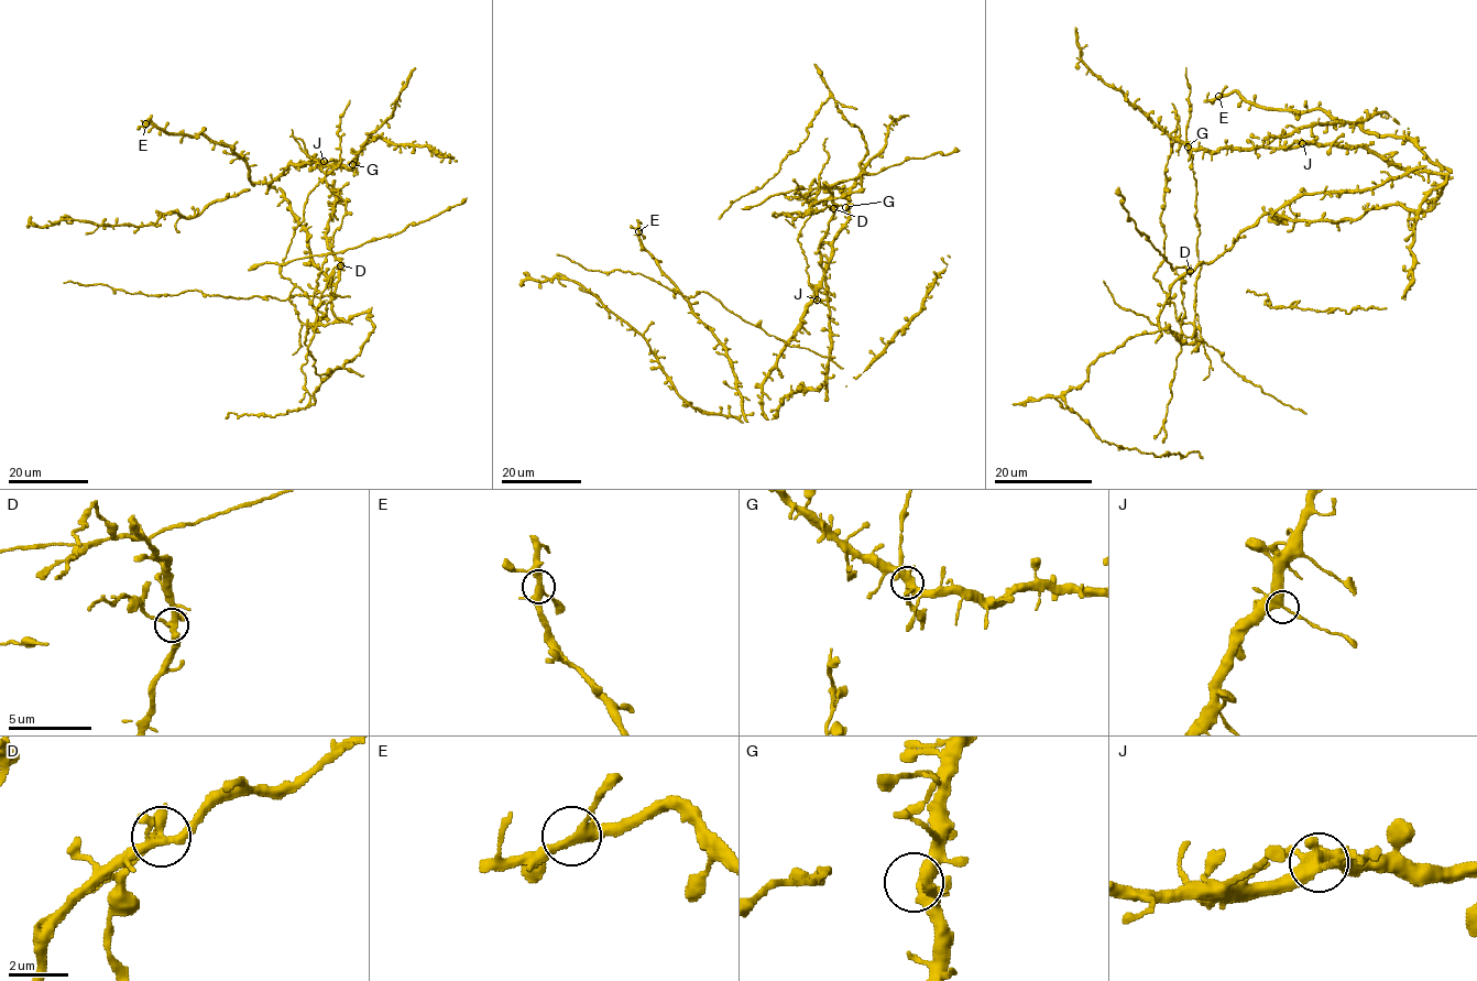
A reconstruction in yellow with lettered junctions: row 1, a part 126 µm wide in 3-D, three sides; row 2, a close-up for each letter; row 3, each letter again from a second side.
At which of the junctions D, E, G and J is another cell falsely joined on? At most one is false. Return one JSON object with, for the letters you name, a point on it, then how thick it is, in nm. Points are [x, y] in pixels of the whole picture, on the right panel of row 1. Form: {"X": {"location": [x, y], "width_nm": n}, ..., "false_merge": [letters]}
{"D": {"location": [1190, 271], "width_nm": 340}, "false_merge": ["D"]}

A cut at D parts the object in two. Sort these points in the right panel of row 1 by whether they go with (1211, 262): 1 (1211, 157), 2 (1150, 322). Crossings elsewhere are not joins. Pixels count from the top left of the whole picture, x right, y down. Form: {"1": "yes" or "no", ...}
{"1": "yes", "2": "yes"}

